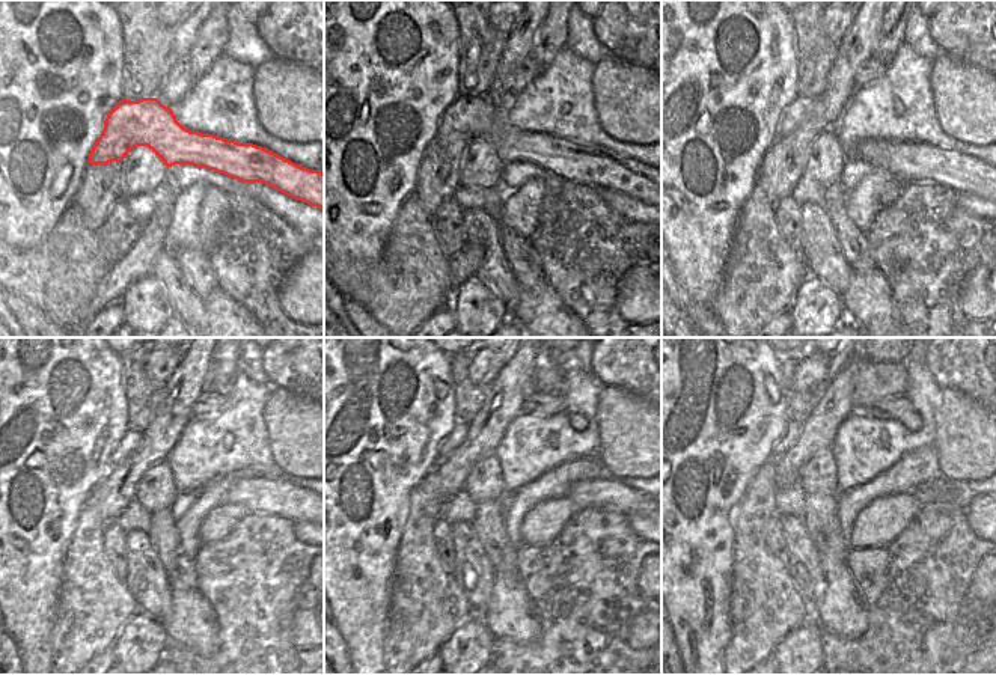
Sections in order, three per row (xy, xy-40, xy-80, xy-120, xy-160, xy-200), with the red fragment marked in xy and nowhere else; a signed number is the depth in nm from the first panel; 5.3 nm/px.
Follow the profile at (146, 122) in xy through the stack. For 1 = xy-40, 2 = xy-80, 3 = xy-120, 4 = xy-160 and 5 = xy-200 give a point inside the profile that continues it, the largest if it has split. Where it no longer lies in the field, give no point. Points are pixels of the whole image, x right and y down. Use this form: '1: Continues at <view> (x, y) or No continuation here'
1: Continues at xy-40 (467, 119)
2: Continues at xy-80 (906, 161)
3: Continues at xy-120 (264, 496)
4: Continues at xy-160 (606, 493)
5: Continues at xy-200 (793, 430).

